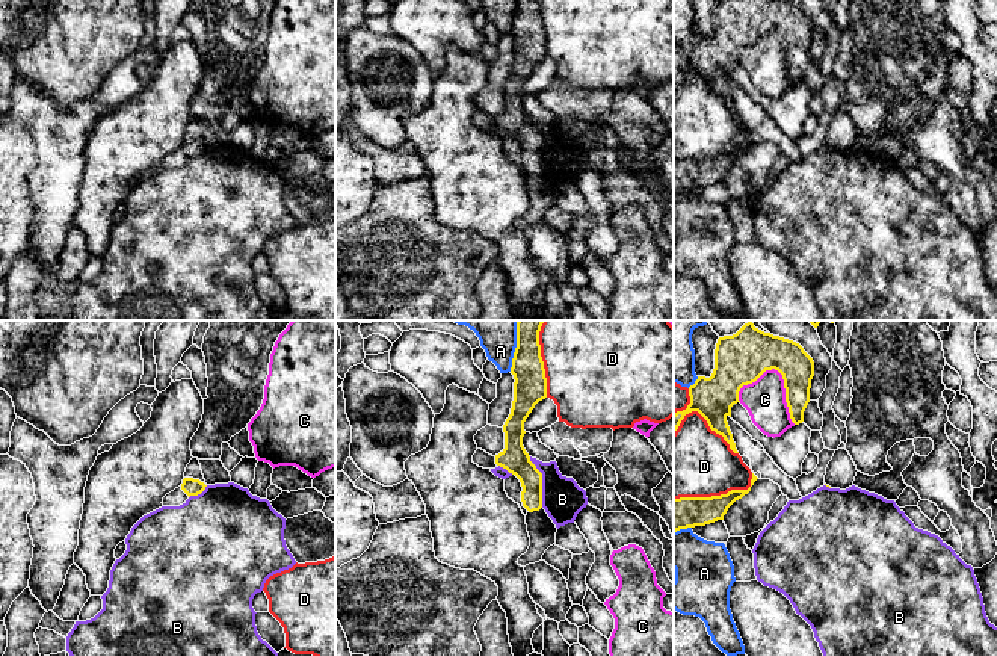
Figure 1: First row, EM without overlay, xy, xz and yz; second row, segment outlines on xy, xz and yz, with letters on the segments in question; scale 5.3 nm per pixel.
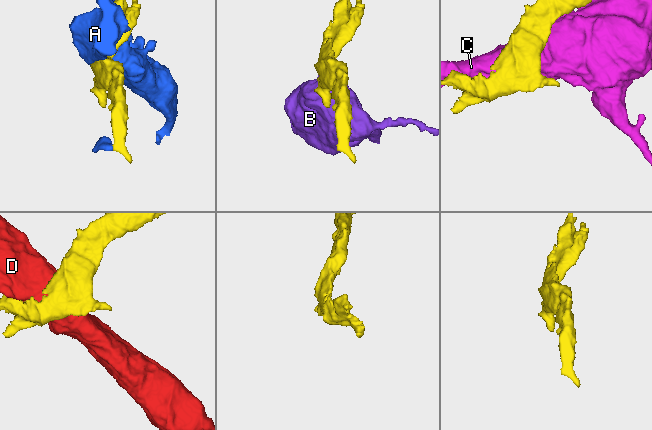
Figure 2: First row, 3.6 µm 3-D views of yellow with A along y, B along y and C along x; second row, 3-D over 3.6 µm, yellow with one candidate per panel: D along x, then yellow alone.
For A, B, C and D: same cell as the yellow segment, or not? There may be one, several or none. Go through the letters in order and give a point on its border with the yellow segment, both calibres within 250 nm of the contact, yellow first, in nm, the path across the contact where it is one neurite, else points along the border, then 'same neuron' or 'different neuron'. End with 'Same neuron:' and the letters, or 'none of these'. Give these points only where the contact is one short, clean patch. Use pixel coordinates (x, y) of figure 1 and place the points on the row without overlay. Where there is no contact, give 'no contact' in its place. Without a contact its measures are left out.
A: xz (514, 17) | 180/140 nm | different neuron
B: xz (541, 144) | 150/220 nm | different neuron
C: yz (783, 40) | 260/220 nm | different neuron
D: yz (718, 157) | 170/380 nm | different neuron
Same neuron: none of these

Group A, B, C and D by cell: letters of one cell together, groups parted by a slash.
A / B / C / D

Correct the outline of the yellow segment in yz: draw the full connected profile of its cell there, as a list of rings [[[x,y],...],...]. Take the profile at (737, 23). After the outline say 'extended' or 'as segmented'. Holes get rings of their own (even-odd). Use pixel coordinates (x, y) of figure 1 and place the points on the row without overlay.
[[[718,0],[715,11],[715,30],[710,39],[698,38],[689,48],[690,65],[686,71],[674,76],[674,95],[686,76],[698,73],[708,85],[710,91],[722,97],[734,115],[739,115],[727,79],[731,79],[731,68],[739,62],[743,47],[755,44],[766,32],[778,32],[784,41],[786,63],[790,80],[795,86],[804,83],[804,73],[810,63],[811,41],[814,38],[814,23],[804,9],[789,0]]]; as segmented

